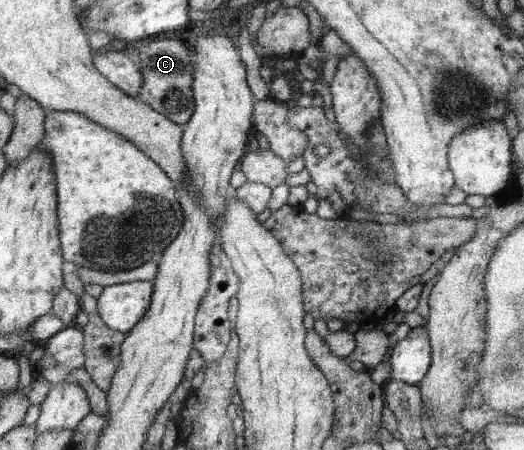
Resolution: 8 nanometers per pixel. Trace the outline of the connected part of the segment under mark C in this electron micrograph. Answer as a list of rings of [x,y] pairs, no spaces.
[[[188,20],[184,27],[162,33],[162,37],[158,37],[156,41],[142,47],[140,54],[136,56],[143,79],[138,98],[154,111],[180,125],[187,123],[194,109],[192,84],[195,53],[192,51],[192,45],[202,35],[206,35],[204,25]]]

